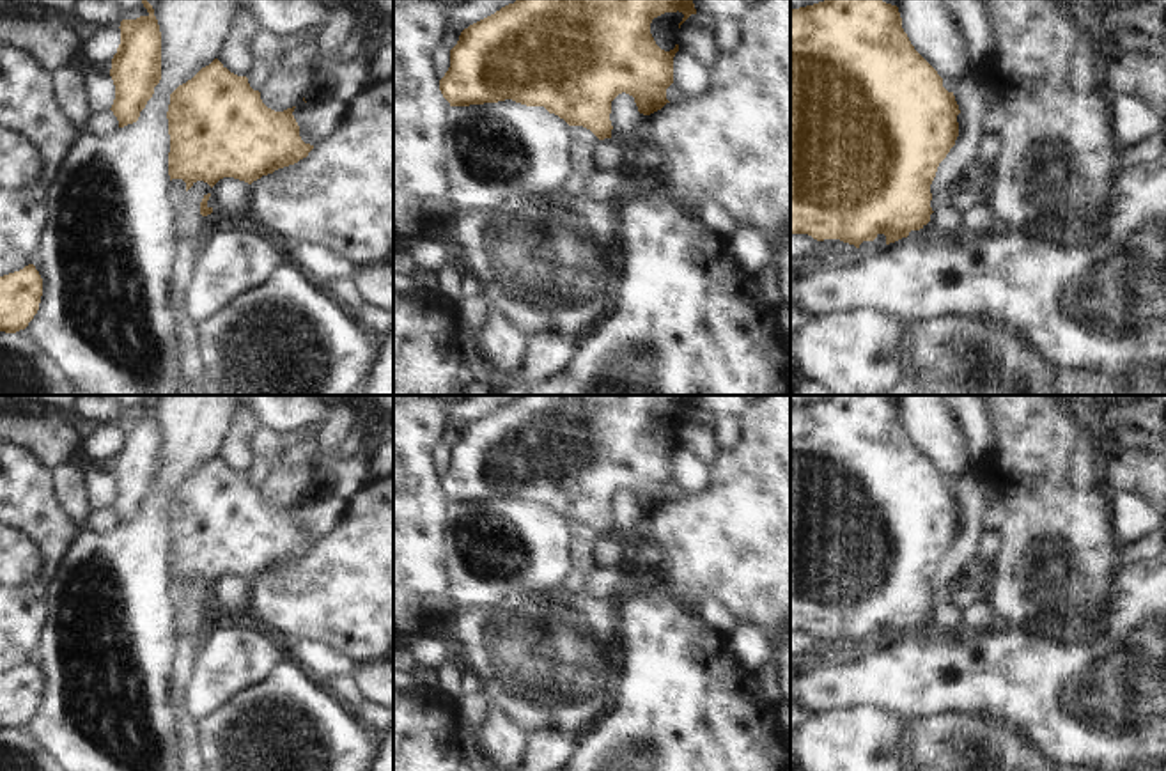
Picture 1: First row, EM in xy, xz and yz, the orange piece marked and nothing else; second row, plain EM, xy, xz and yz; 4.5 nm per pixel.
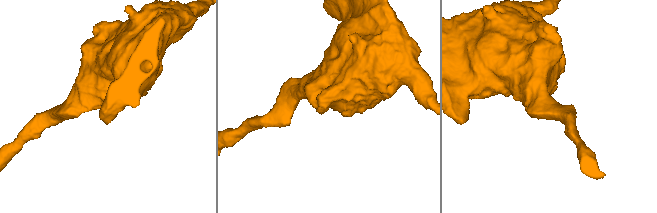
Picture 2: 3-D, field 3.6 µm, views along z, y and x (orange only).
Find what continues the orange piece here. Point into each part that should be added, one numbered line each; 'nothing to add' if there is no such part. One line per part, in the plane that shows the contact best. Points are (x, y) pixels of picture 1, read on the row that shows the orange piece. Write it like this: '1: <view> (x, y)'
nothing to add

